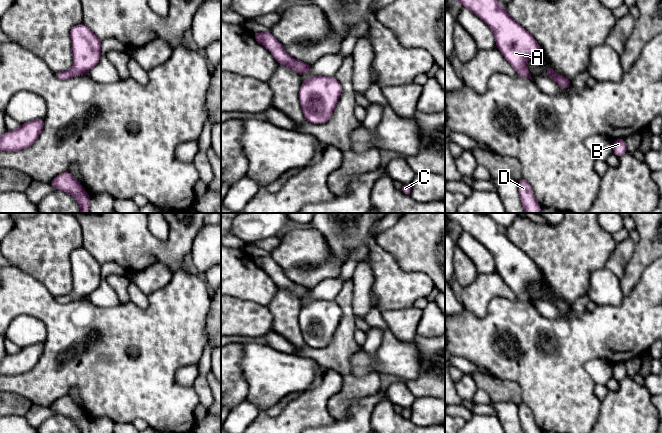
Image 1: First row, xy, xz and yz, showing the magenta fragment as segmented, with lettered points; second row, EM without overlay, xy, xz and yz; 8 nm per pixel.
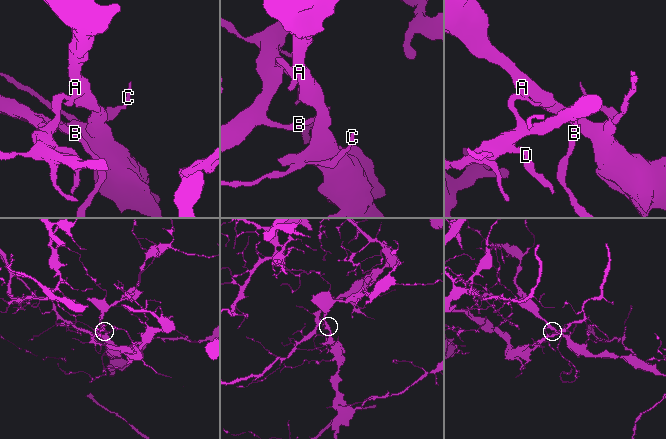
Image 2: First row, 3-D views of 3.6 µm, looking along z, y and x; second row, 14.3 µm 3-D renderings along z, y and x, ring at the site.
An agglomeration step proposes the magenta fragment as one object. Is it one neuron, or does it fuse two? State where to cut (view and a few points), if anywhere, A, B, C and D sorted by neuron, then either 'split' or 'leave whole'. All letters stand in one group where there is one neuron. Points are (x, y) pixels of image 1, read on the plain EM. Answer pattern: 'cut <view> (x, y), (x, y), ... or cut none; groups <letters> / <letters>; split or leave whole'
cut xz (301, 285), (300, 297); groups A / B C D; split

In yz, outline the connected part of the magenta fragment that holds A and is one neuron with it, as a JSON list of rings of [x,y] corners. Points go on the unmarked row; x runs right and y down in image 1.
[[[445,213],[445,218],[460,226],[490,251],[496,271],[517,296],[527,294],[529,282],[542,280],[542,272],[533,260],[513,244],[503,228],[486,213]]]

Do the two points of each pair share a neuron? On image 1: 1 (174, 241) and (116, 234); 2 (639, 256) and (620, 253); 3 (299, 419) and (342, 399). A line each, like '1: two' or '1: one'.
1: one
2: two
3: two

